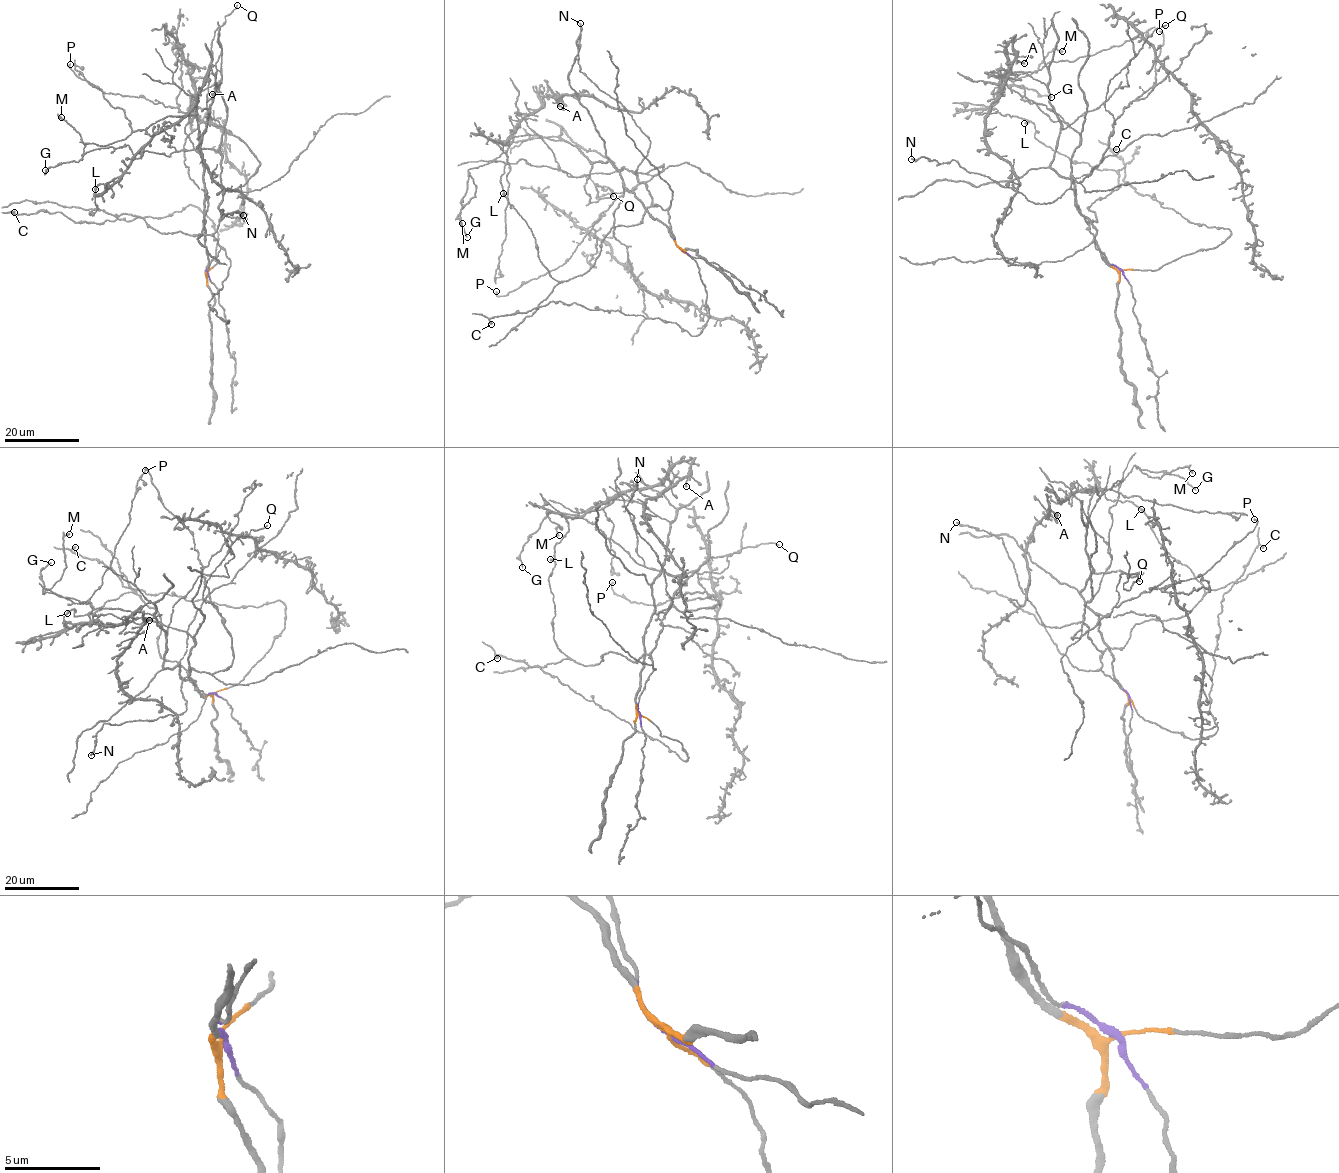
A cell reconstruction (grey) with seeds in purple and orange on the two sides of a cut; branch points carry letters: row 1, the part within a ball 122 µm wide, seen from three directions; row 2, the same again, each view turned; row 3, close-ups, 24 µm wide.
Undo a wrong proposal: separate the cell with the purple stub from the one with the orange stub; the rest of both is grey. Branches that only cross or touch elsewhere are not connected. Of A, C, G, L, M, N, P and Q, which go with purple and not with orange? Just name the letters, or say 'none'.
A, G, L, M, N, P, Q

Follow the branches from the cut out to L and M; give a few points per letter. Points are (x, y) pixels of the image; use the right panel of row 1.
L: (1122, 270), (1097, 249), (1088, 225), (1097, 220), (1087, 208), (1120, 186), (1116, 172), (1074, 163), (1024, 123)
M: (1122, 270), (1095, 247), (1071, 186), (1080, 134), (1004, 78), (1031, 75), (1062, 51)

